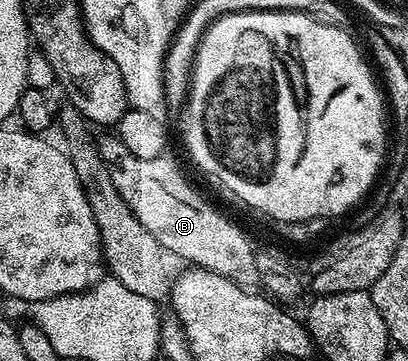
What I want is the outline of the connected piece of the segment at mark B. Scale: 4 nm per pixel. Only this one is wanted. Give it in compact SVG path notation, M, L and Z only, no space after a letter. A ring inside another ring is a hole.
M119 136L99 138L99 151L106 167L109 168L110 178L114 181L114 187L121 195L130 211L137 217L138 222L146 227L154 235L154 239L162 247L169 248L176 255L191 263L197 269L205 269L214 275L222 275L238 287L252 291L259 286L258 271L255 270L257 250L252 250L248 237L228 217L223 217L190 182L184 178L184 173L172 161L167 161L167 156L161 155L154 159L138 159L126 147L126 143L120 141Z

